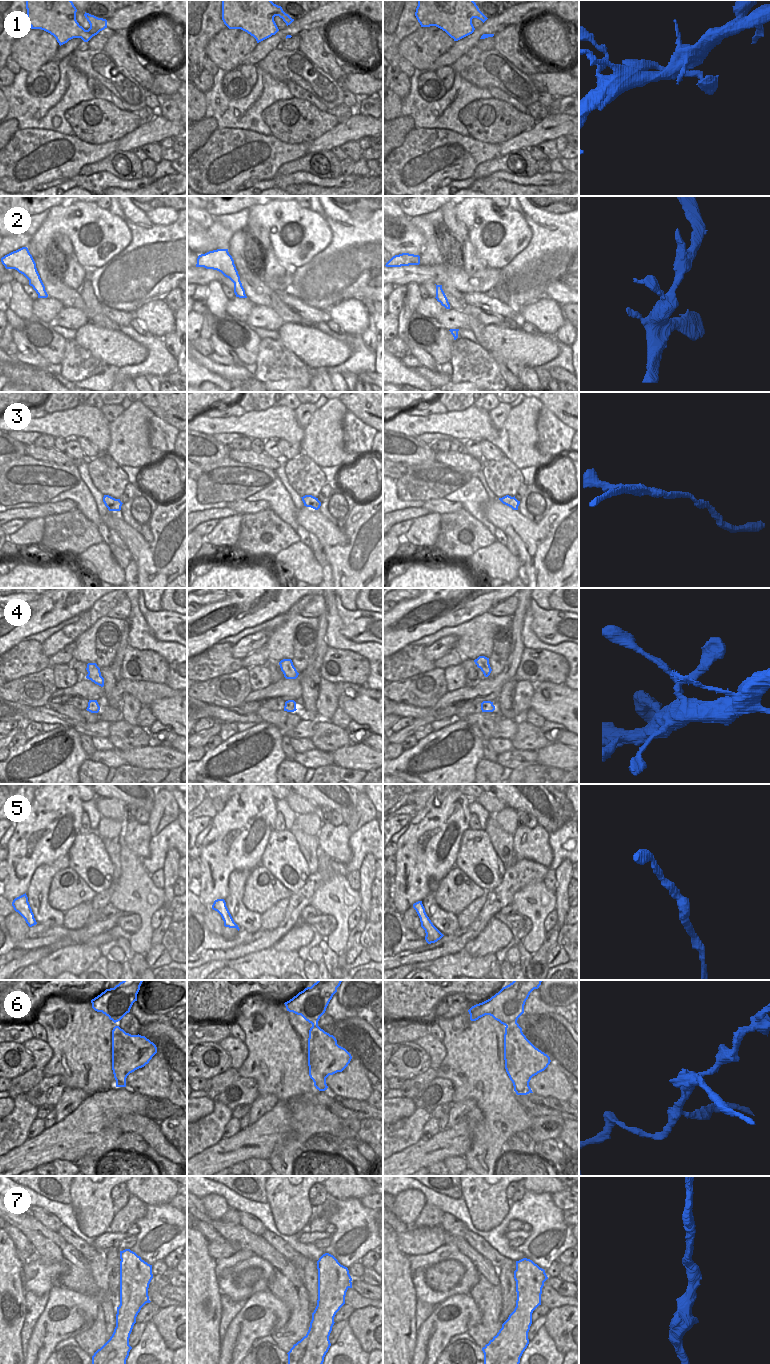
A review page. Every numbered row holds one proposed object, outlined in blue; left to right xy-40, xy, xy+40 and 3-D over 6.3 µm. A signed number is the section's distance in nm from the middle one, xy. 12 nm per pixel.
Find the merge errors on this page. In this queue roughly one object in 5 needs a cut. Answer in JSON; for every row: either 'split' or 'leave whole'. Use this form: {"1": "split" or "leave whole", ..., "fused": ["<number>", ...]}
{"1": "leave whole", "2": "leave whole", "3": "leave whole", "4": "leave whole", "5": "leave whole", "6": "split", "7": "leave whole", "fused": ["6"]}

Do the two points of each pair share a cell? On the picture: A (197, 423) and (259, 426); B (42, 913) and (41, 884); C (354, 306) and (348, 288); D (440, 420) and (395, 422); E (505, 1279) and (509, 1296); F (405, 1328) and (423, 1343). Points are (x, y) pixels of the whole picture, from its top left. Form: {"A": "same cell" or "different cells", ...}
{"A": "same cell", "B": "same cell", "C": "different cells", "D": "same cell", "E": "same cell", "F": "different cells"}

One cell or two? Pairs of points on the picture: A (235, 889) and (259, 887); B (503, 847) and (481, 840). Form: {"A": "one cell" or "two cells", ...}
{"A": "two cells", "B": "two cells"}

